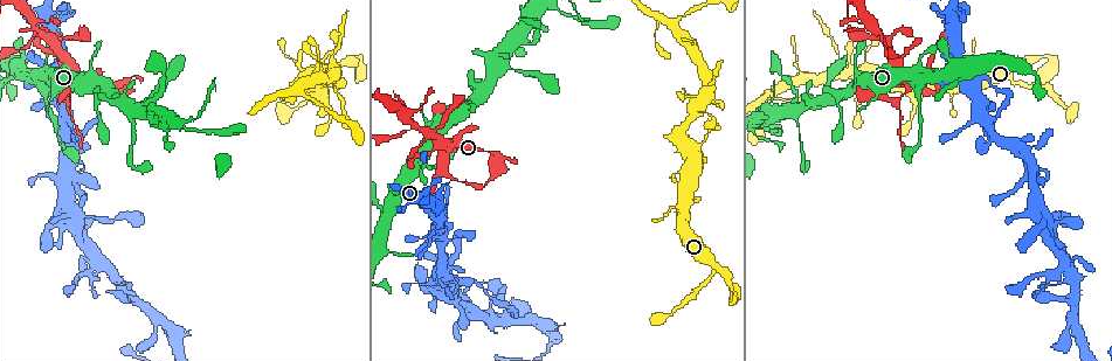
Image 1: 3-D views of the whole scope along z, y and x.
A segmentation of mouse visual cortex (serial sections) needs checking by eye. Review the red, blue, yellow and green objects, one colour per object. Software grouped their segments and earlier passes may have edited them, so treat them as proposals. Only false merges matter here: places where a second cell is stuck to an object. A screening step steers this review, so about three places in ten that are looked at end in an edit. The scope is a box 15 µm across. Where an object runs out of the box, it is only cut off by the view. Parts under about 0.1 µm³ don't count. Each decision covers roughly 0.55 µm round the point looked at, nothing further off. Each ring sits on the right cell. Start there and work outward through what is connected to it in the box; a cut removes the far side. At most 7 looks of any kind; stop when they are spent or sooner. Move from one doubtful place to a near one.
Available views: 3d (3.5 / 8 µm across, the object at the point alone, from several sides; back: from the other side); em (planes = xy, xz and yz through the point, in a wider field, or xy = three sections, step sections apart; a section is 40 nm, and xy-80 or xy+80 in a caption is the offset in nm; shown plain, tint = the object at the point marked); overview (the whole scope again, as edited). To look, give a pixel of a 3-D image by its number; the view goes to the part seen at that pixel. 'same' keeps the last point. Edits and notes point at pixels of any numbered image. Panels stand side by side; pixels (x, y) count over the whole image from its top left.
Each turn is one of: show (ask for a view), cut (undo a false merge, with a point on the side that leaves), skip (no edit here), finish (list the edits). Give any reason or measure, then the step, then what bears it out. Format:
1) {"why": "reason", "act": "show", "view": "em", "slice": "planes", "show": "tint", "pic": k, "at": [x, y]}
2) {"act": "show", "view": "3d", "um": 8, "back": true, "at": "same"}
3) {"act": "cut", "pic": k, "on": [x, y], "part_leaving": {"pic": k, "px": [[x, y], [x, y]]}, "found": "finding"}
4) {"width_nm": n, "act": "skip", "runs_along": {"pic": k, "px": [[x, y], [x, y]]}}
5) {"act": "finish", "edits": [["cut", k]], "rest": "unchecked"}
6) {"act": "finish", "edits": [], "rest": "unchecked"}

{"why": "sharp bend", "act": "show", "view": "3d", "um": 3.5, "back": true, "pic": 1, "at": [500, 156]}

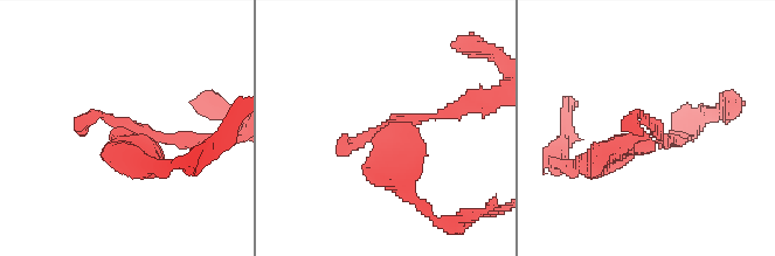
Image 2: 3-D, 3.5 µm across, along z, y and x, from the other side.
{"act": "show", "view": "em", "slice": "planes", "show": "plain", "pic": 2, "at": [395, 125]}

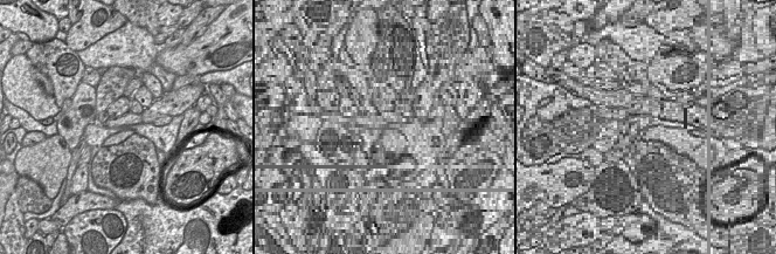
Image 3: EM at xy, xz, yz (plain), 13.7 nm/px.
{"why": "where the object lies", "act": "show", "view": "em", "slice": "planes", "show": "tint", "at": "same"}

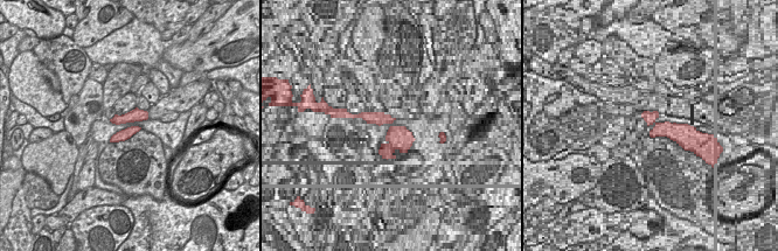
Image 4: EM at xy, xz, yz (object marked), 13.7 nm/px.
{"act": "skip", "runs_along": {"pic": 2, "px": [[465, 105], [391, 129], [405, 188]]}, "found": "continuous, no second cell"}

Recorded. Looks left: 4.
{"why": "narrows sharply", "act": "show", "view": "3d", "um": 3.5, "pic": 1, "at": [513, 69]}

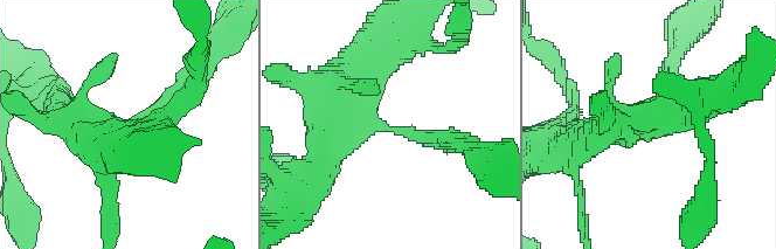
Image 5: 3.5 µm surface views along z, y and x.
{"arm_widths_nm": [250, 450], "why": "now the EM", "act": "show", "view": "em", "slice": "xy", "step": 1, "show": "tint", "pic": 5, "at": [392, 129]}

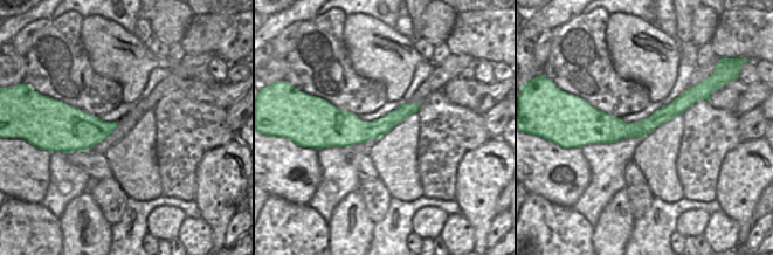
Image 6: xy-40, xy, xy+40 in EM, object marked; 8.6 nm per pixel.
{"act": "skip", "found": "all the same cell"}

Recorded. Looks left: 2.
{"act": "show", "view": "3d", "um": 3.5, "pic": 1, "at": [902, 93]}

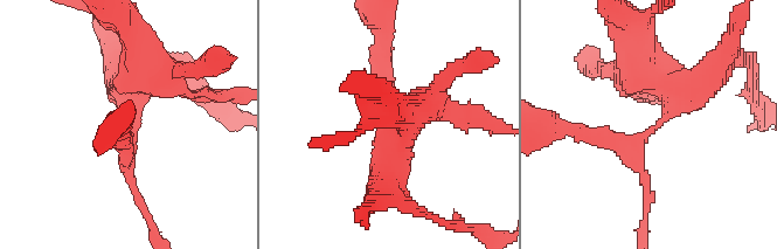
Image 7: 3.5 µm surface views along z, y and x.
{"why": "now the EM", "act": "show", "view": "em", "slice": "xy", "step": 2, "show": "tint", "pic": 7, "at": [137, 123]}

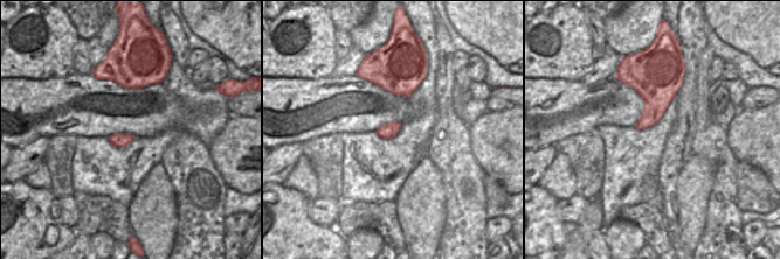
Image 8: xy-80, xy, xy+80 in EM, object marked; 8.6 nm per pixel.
{"act": "skip", "found": "all the same cell"}

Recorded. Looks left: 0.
{"act": "finish", "edits": [], "rest": "unchecked"}

